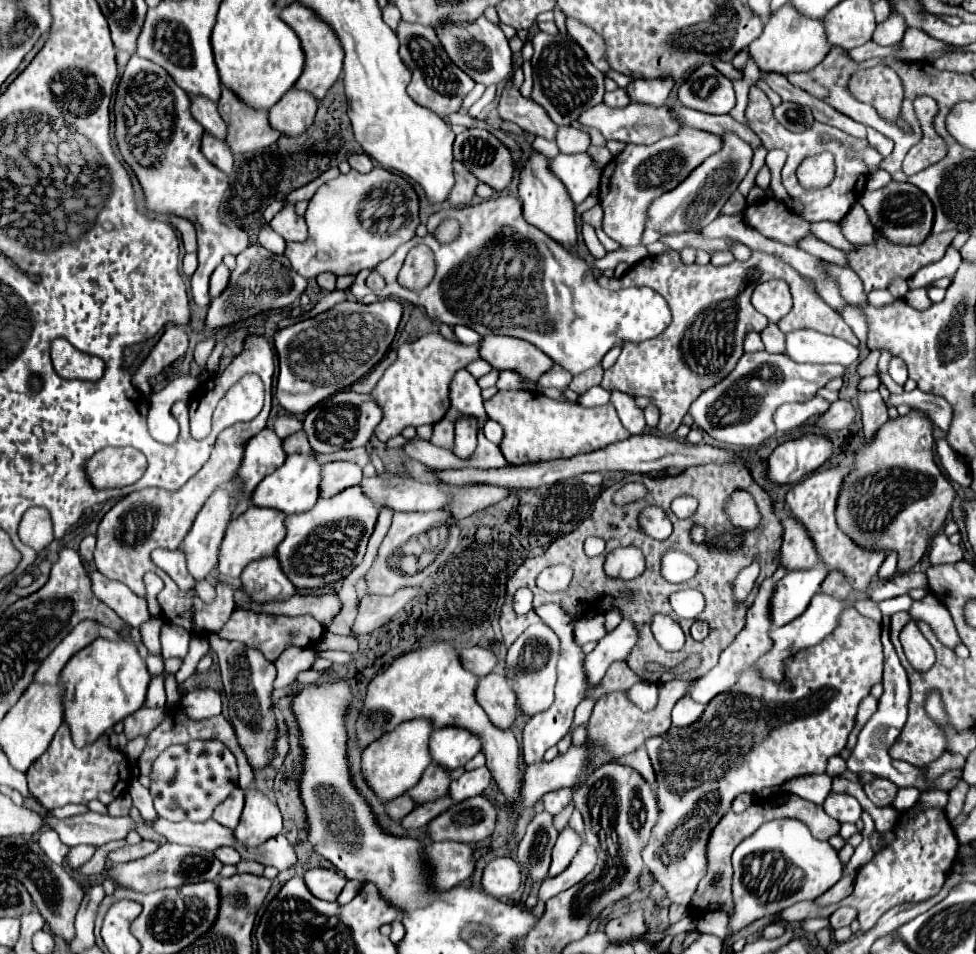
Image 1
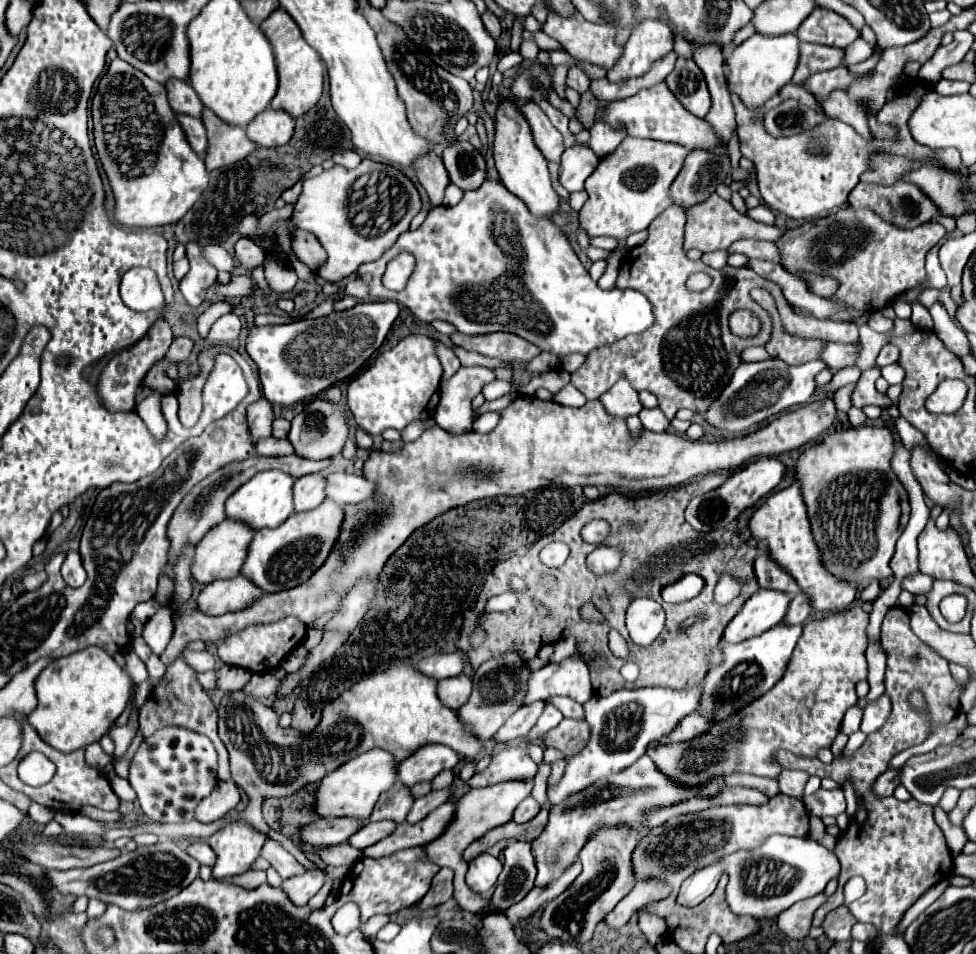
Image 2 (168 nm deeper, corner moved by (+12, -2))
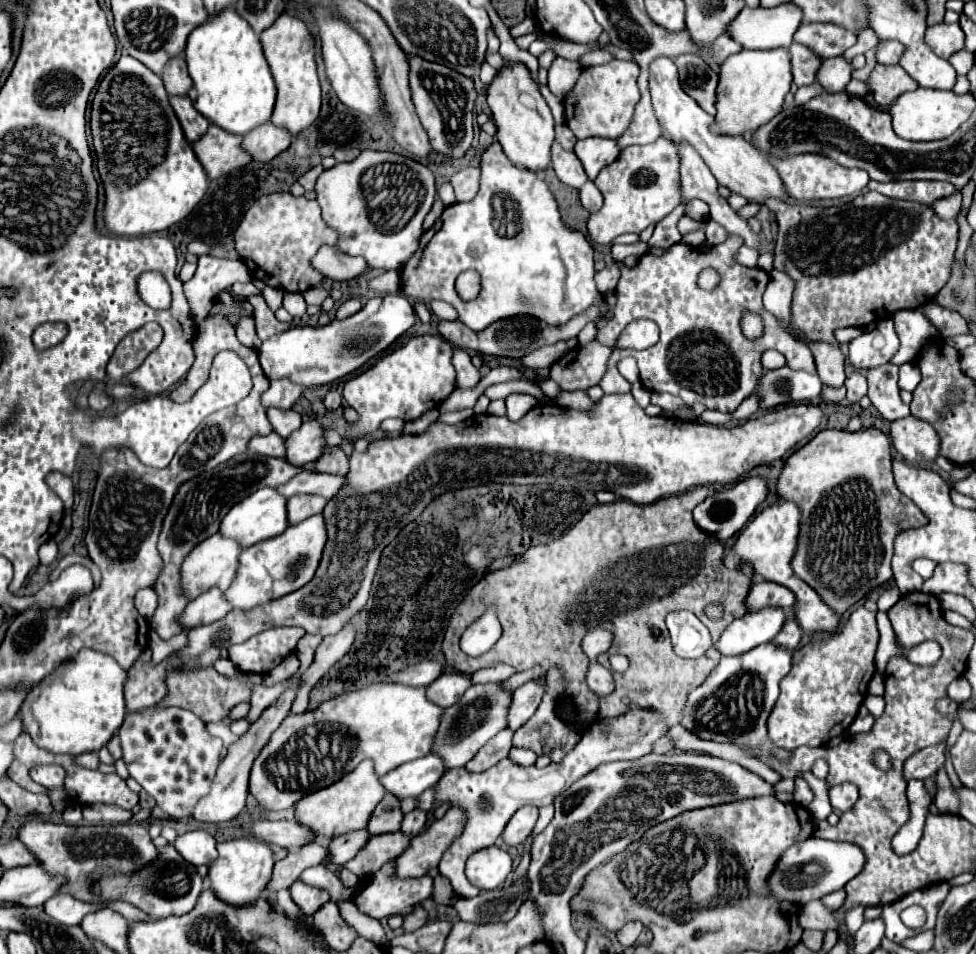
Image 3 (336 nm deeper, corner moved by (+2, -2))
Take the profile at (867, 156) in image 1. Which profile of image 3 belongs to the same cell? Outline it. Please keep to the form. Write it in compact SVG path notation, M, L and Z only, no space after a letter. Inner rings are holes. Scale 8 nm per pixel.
M881 63L875 65L869 77L869 85L879 105L889 105L897 99L897 95L915 91L919 87L915 79L913 81L909 79L909 75L901 65L881 65Z

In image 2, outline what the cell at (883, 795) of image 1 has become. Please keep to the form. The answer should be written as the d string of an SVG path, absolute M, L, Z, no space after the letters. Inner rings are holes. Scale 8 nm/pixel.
M889 769L885 773L881 773L875 783L873 783L873 795L875 797L891 797L893 789L897 787L897 769Z

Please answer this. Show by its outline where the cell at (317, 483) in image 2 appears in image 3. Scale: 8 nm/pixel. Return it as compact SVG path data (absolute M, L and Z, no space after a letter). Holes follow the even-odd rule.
M295 495L287 501L287 523L297 525L303 519L317 515L323 511L327 499L317 497L317 495Z

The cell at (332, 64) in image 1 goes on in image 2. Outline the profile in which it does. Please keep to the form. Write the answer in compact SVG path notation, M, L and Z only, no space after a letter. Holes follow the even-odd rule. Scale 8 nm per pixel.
M283 7L273 11L269 15L269 19L265 19L261 23L261 29L265 31L265 35L269 35L269 41L273 43L273 51L277 53L277 73L281 75L281 87L279 87L277 95L273 97L271 107L273 109L285 109L285 111L289 111L289 115L301 117L321 97L323 73L325 73L323 61L319 57L319 53L305 43L297 23L289 17L289 13Z

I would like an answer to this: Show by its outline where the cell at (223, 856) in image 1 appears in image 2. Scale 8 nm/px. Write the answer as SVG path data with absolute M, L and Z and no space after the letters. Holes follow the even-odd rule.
M205 841L191 843L191 847L187 849L187 853L193 855L201 865L215 865L215 861L217 861L217 855L209 847L209 843L205 843Z

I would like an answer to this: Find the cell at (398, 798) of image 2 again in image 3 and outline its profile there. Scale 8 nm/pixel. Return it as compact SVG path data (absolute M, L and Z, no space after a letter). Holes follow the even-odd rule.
M385 795L379 805L375 807L375 811L369 817L367 823L367 831L369 835L381 835L381 833L395 833L399 831L399 823L403 819L403 813L399 809L399 799L395 799L393 795Z

